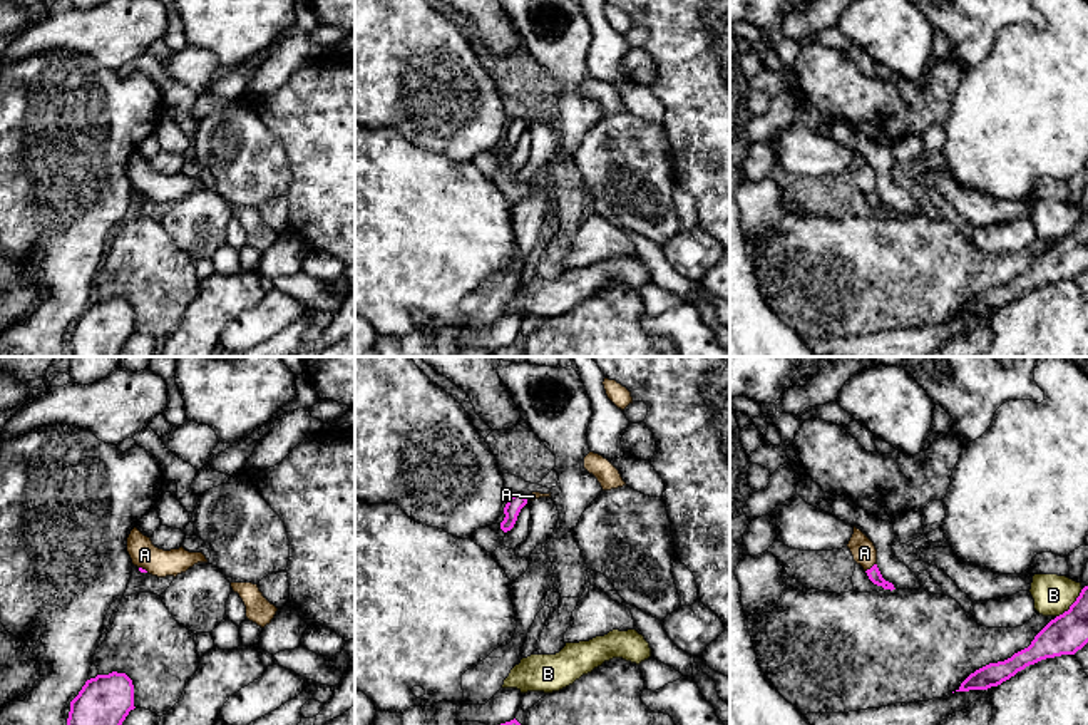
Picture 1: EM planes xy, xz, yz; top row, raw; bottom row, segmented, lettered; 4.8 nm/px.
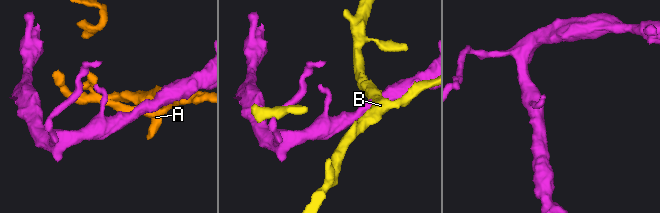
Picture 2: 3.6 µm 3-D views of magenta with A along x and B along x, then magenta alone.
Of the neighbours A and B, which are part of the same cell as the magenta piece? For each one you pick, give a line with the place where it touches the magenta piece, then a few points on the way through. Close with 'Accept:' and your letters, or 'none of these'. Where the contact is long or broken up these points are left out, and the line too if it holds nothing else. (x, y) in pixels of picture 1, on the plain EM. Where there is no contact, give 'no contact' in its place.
Accept: none of these

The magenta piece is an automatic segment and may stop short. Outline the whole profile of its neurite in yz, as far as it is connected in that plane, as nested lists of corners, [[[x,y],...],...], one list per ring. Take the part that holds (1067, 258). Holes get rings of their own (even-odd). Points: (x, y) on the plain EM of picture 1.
[[[1088,211],[1068,236],[1051,244],[1031,270],[1011,283],[989,288],[971,298],[956,316],[988,315],[1014,301],[1018,296],[1046,283],[1075,280],[1088,268]]]

